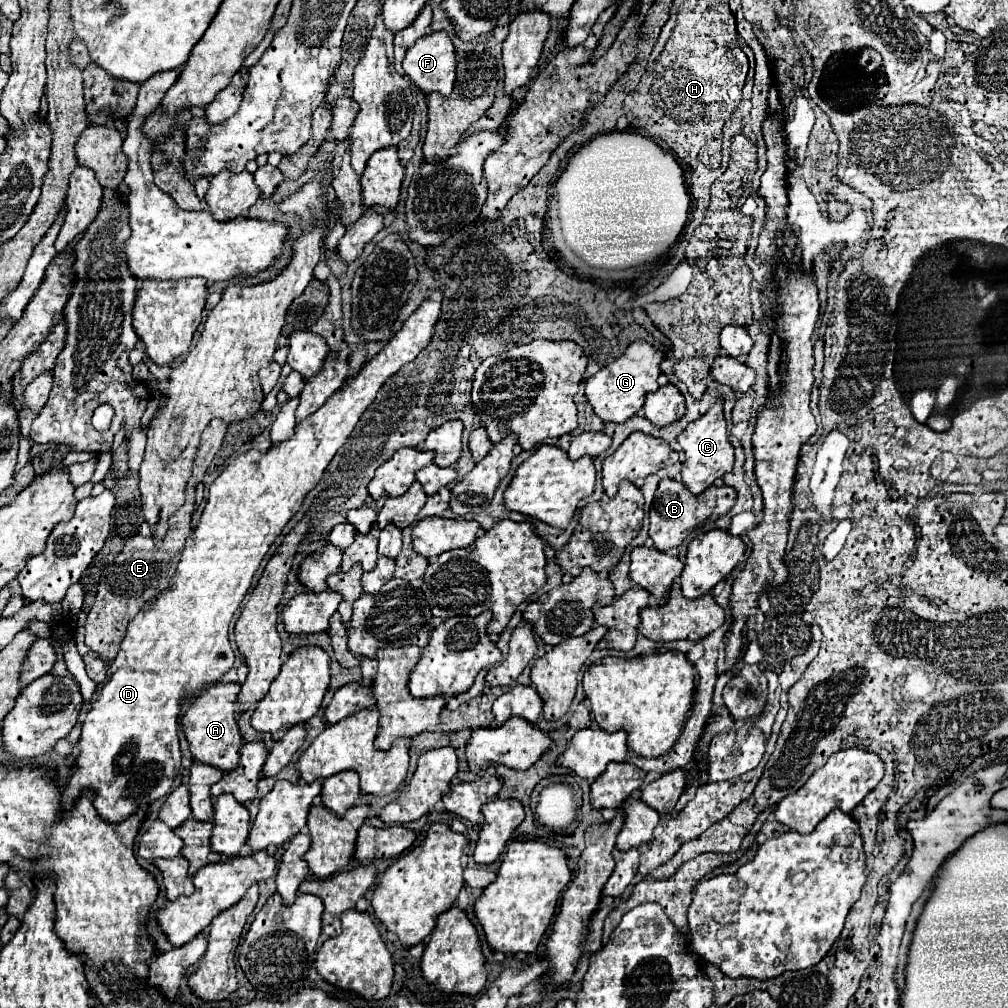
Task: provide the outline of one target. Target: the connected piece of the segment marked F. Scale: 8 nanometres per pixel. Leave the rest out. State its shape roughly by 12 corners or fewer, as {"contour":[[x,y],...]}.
{"contour":[[446,31],[418,39],[404,73],[428,95],[448,95],[456,79]]}

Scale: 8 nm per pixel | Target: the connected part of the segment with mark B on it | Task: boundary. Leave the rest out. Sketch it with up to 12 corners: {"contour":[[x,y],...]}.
{"contour":[[662,479],[650,509],[658,551],[678,547],[688,531],[734,507],[732,487],[692,495]]}

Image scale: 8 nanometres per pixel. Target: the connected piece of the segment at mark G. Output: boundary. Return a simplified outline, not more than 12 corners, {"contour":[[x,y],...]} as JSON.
{"contour":[[646,341],[586,379],[602,421],[624,423],[658,389],[664,353]]}

